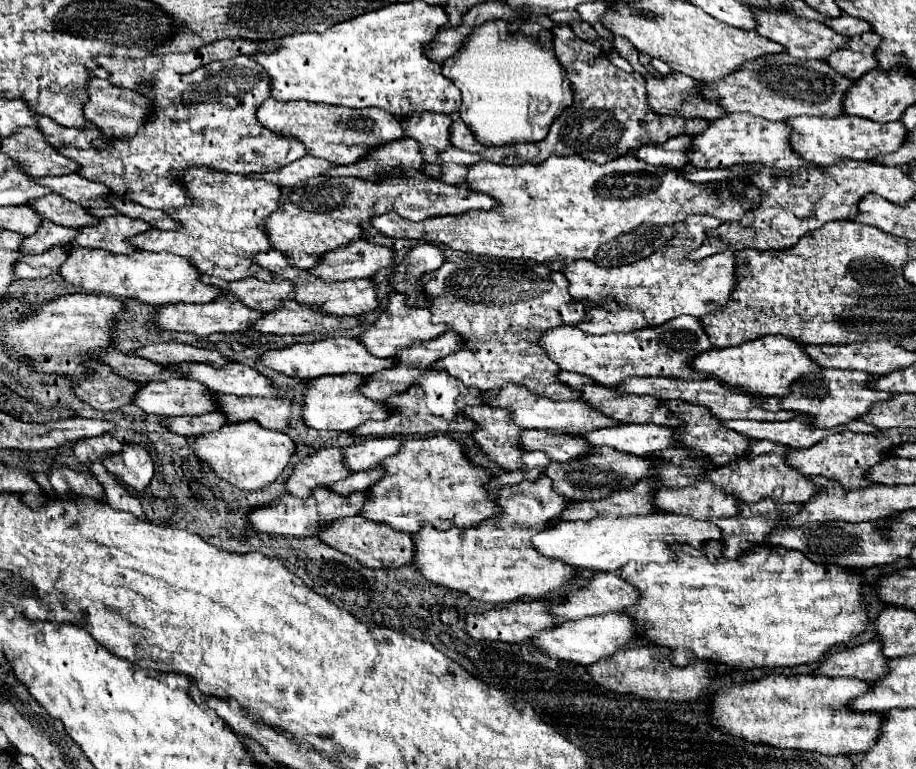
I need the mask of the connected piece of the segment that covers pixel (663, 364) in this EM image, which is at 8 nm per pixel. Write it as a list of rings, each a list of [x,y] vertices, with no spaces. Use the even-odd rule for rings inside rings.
[[[682,315],[654,329],[640,329],[630,333],[590,335],[576,327],[554,327],[538,339],[538,345],[550,355],[562,371],[572,371],[588,377],[602,387],[614,387],[628,377],[674,377],[674,379],[706,379],[702,373],[690,369],[690,359],[696,353],[712,349],[708,335],[696,317]]]

